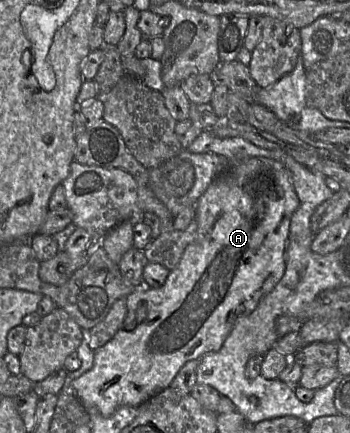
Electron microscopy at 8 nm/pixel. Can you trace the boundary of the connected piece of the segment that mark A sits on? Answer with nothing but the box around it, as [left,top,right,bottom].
[68,157,299,416]

